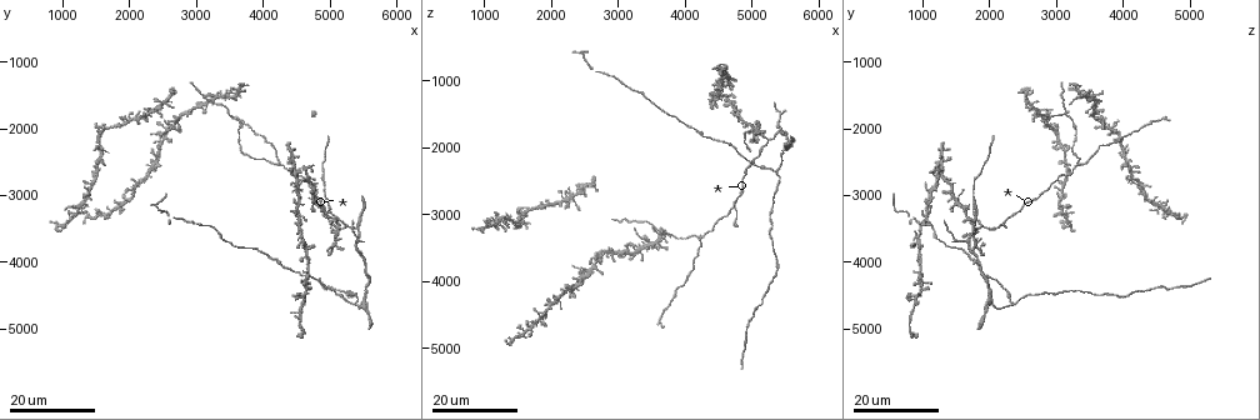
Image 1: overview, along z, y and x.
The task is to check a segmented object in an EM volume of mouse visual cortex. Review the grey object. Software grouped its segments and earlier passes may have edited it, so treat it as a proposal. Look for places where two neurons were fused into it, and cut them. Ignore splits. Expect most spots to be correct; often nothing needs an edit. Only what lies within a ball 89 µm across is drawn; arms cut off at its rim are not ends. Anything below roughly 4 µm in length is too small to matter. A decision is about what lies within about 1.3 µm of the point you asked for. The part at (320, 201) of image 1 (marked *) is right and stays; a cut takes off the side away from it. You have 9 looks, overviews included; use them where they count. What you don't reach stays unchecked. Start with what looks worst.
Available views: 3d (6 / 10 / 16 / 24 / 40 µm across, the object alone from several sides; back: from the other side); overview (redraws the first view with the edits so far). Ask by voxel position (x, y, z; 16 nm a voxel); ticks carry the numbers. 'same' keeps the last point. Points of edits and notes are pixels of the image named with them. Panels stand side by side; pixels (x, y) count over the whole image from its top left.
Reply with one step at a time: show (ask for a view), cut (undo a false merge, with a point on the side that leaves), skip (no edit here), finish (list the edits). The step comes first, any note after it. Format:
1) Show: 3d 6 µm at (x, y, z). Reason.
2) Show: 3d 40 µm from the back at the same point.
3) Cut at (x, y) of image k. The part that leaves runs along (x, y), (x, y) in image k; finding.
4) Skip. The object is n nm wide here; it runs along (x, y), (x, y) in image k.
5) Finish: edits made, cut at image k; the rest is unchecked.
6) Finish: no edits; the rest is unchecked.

Show: 3d 24 µm at (5350, 4600, 2350). Arms part here.

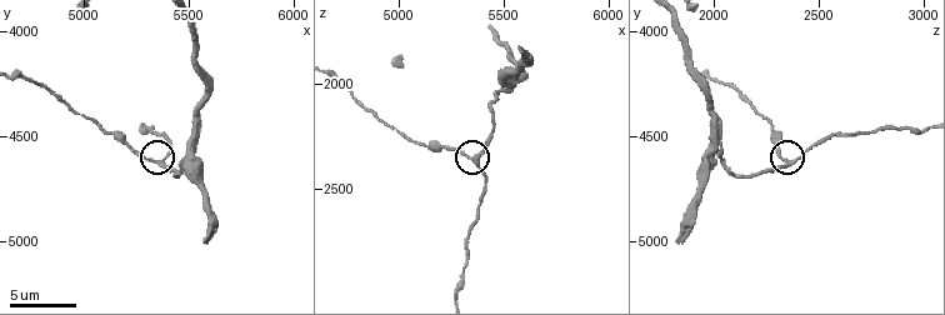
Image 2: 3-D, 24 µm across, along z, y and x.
Show: 3d 6 µm at (5350, 4620, 2360).

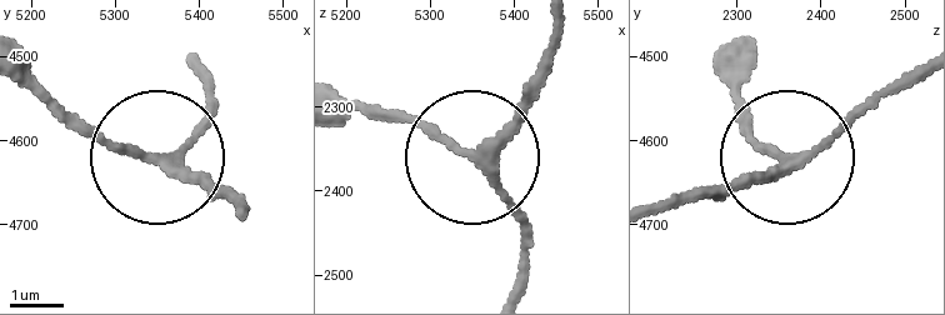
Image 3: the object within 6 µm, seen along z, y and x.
Skip. It runs along (554, 28), (536, 95), (483, 163), (528, 251) in image 3; one neuron here.

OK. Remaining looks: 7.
Show: 3d 16 µm at (5300, 3450, 1850). Three-way junction.

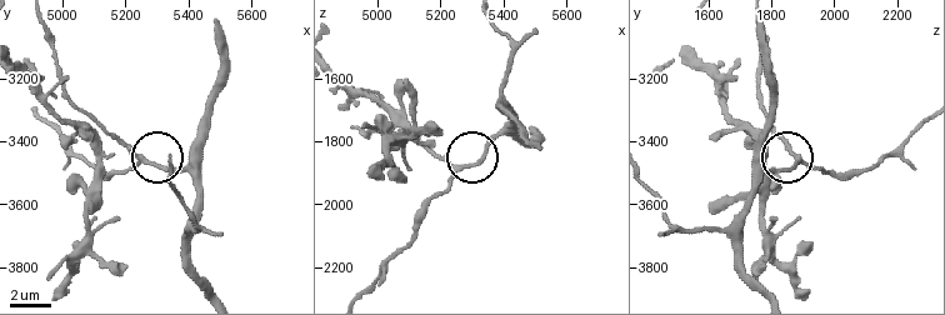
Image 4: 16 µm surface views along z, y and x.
Show: 3d 6 µm at (5260, 3460, 1880).

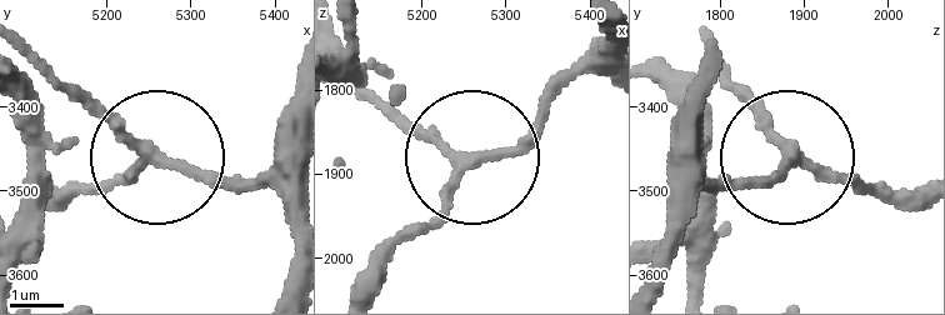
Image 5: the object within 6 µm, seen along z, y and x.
Skip. The object is 190 nm wide here; all the same neuron.

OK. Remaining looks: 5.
Show: 3d 16 µm at (3250, 1650, 3100). Two arms in line, one across.

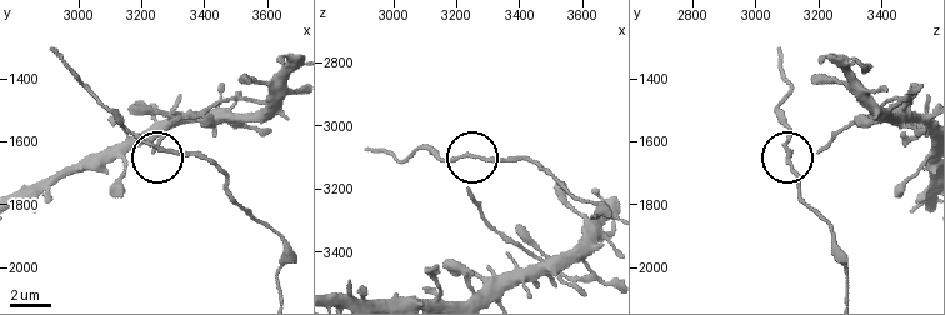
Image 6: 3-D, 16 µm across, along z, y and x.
Show: 3d 6 µm at (3290, 1620, 3110).

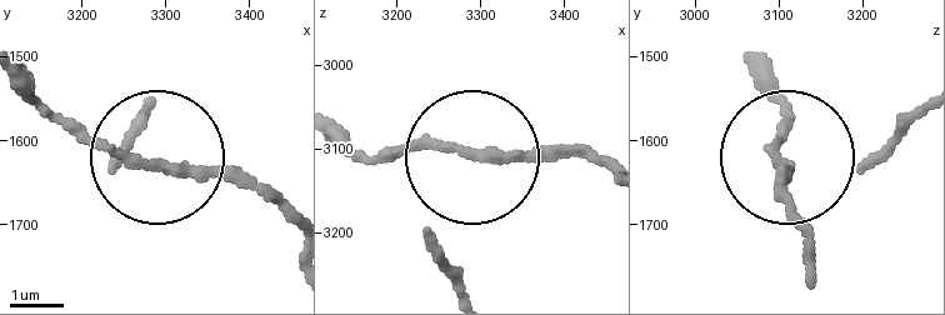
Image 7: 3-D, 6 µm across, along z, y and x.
Show: 3d 6 µm from the back at (3290, 1630, 3105). Other side.

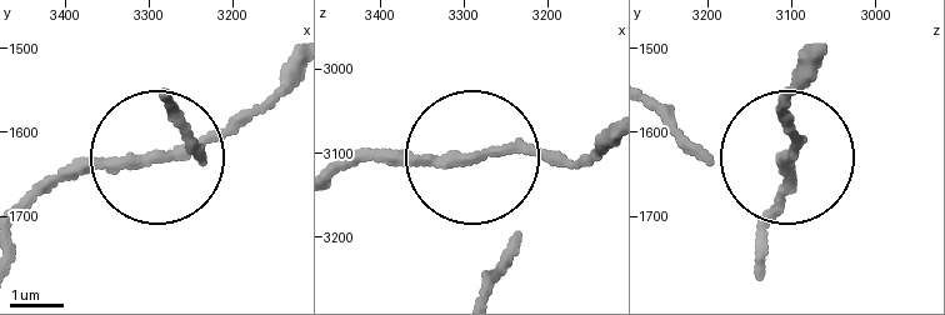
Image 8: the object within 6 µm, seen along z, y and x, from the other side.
Skip. 3 arms meet here; it runs along (339, 168), (366, 154), (469, 159), (514, 249), (505, 271) in image 8; all the same neuron.

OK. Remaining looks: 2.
Show: 3d 10 µm at (5490, 4600, 2030).

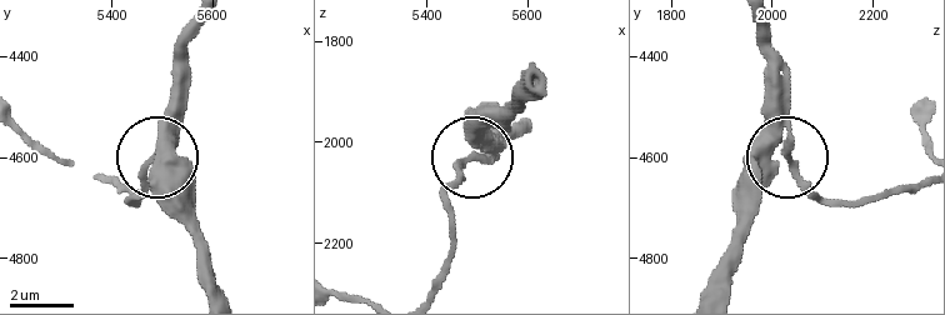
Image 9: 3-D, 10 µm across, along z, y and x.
Skip. It runs along (758, 21), (771, 54), (771, 110), (784, 159), (741, 213) in image 9; continuous, no second neuron.

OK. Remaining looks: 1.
Finish: no edits; the rest is unchecked.

